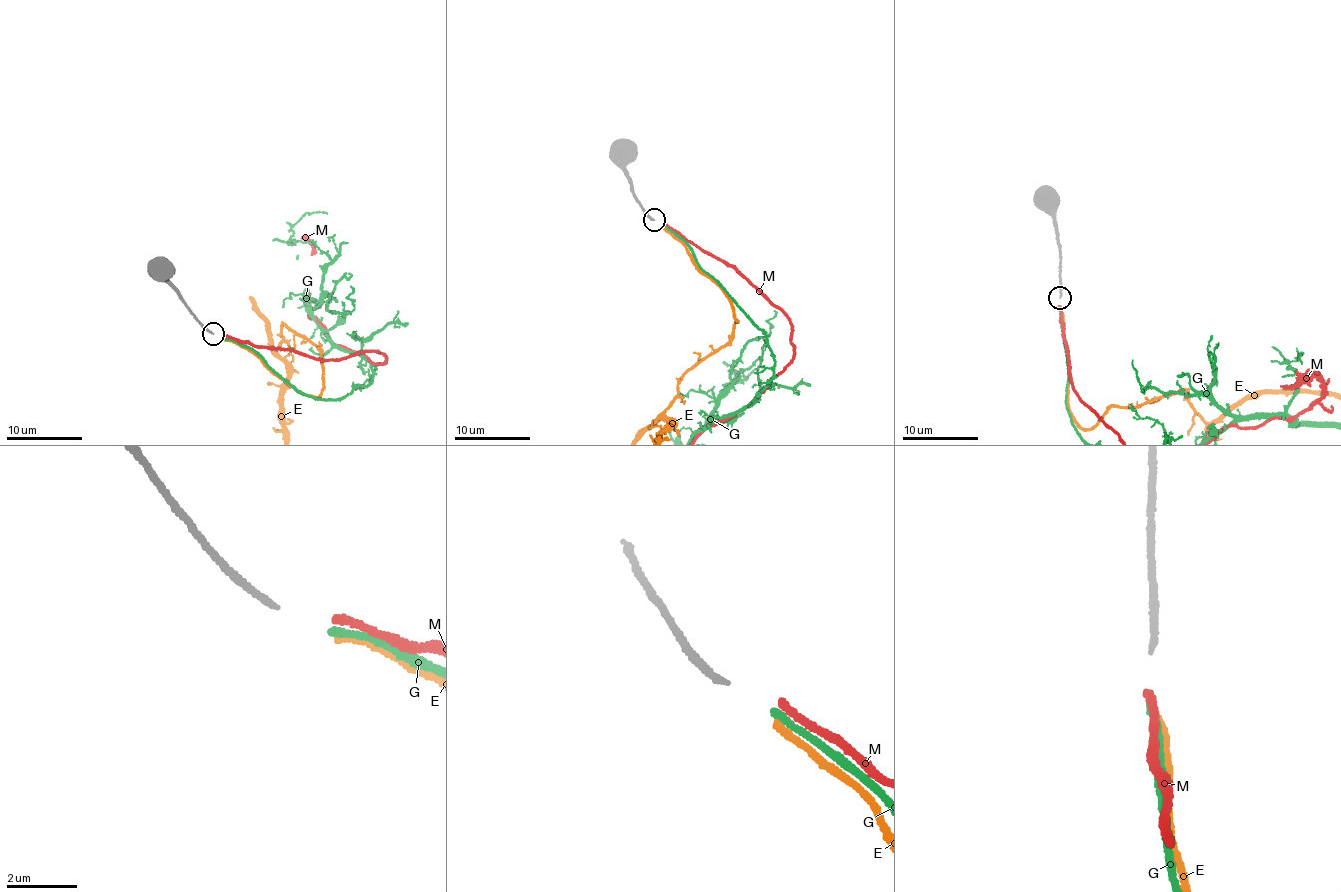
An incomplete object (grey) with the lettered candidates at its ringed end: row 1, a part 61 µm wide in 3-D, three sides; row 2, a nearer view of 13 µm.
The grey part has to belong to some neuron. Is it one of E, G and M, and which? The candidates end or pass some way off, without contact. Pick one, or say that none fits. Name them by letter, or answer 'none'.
G

